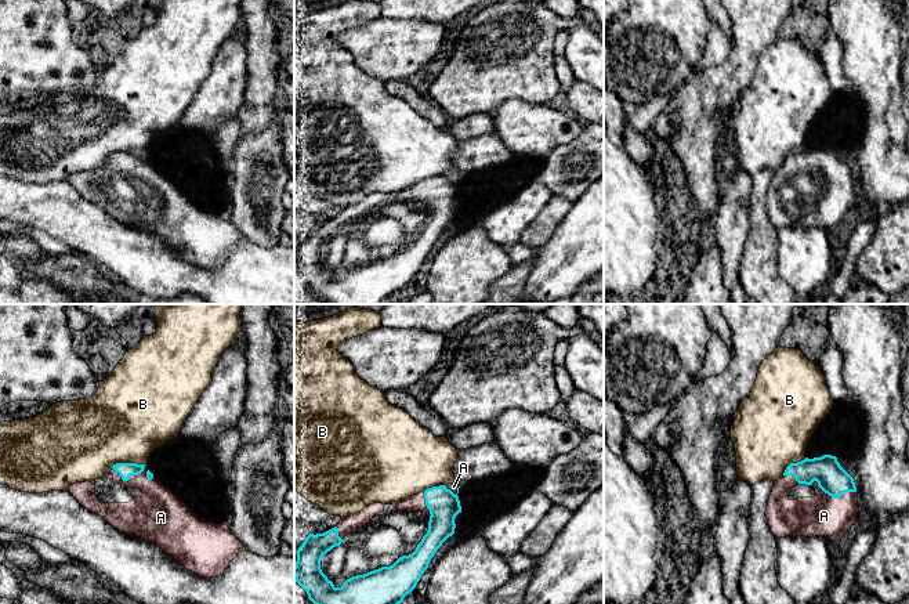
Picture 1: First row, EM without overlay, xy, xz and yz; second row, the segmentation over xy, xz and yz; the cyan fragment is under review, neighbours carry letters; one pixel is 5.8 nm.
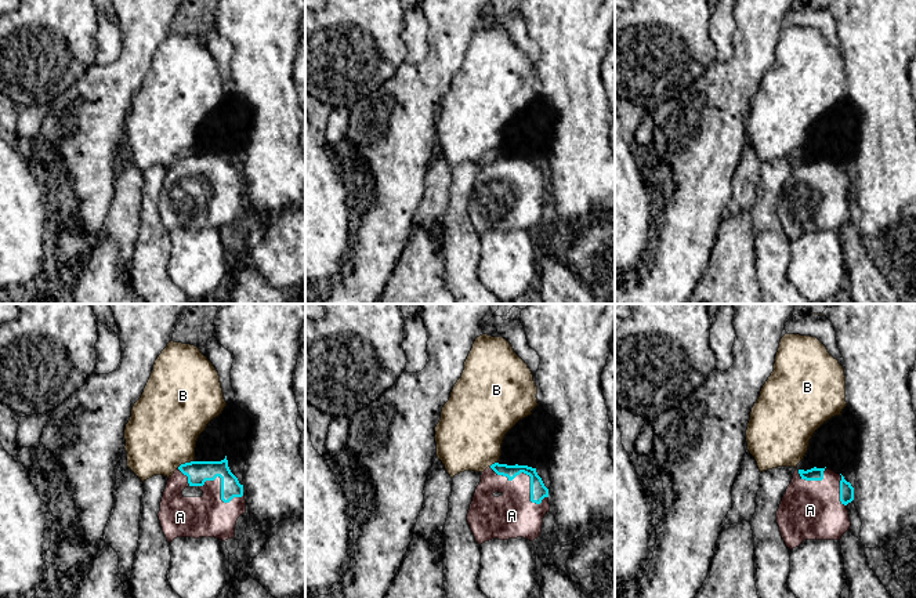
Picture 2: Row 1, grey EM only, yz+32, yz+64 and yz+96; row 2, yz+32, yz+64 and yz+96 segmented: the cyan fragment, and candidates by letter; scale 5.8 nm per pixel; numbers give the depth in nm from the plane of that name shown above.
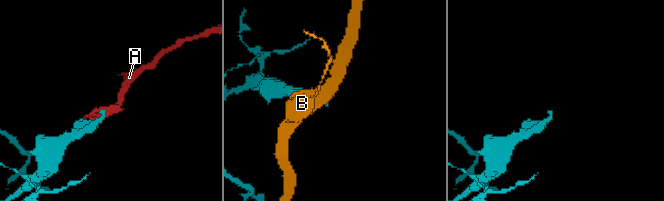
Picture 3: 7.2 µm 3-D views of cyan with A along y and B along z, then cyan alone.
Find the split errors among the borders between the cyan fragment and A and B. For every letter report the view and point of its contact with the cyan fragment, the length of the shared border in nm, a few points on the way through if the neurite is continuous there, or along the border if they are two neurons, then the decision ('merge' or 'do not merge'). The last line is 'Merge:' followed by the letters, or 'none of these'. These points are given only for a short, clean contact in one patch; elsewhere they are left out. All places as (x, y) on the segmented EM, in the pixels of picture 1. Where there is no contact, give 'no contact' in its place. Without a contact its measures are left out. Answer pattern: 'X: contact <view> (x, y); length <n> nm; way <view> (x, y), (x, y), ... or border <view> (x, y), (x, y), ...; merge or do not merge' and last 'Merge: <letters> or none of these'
A: contact xy (134, 474); length 260 nm; merge
B: contact xy (127, 463); length 200 nm; do not merge
Merge: A

